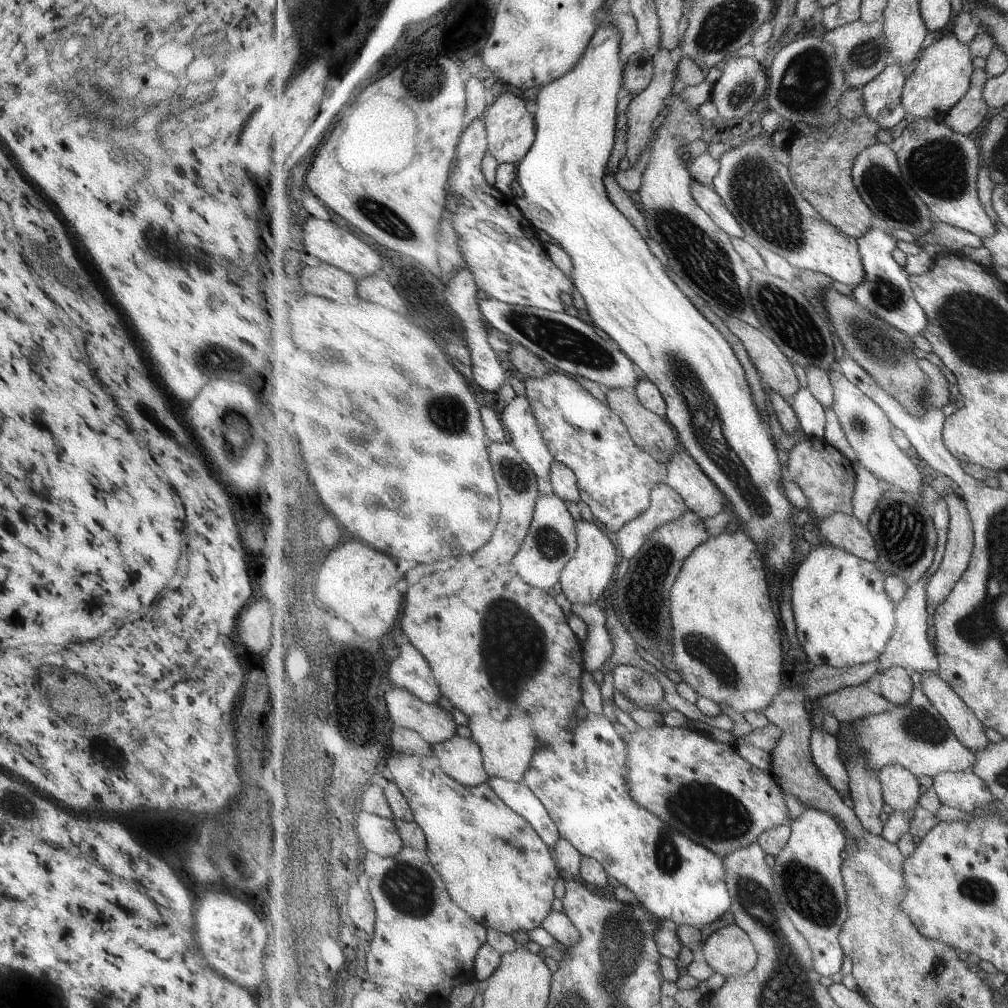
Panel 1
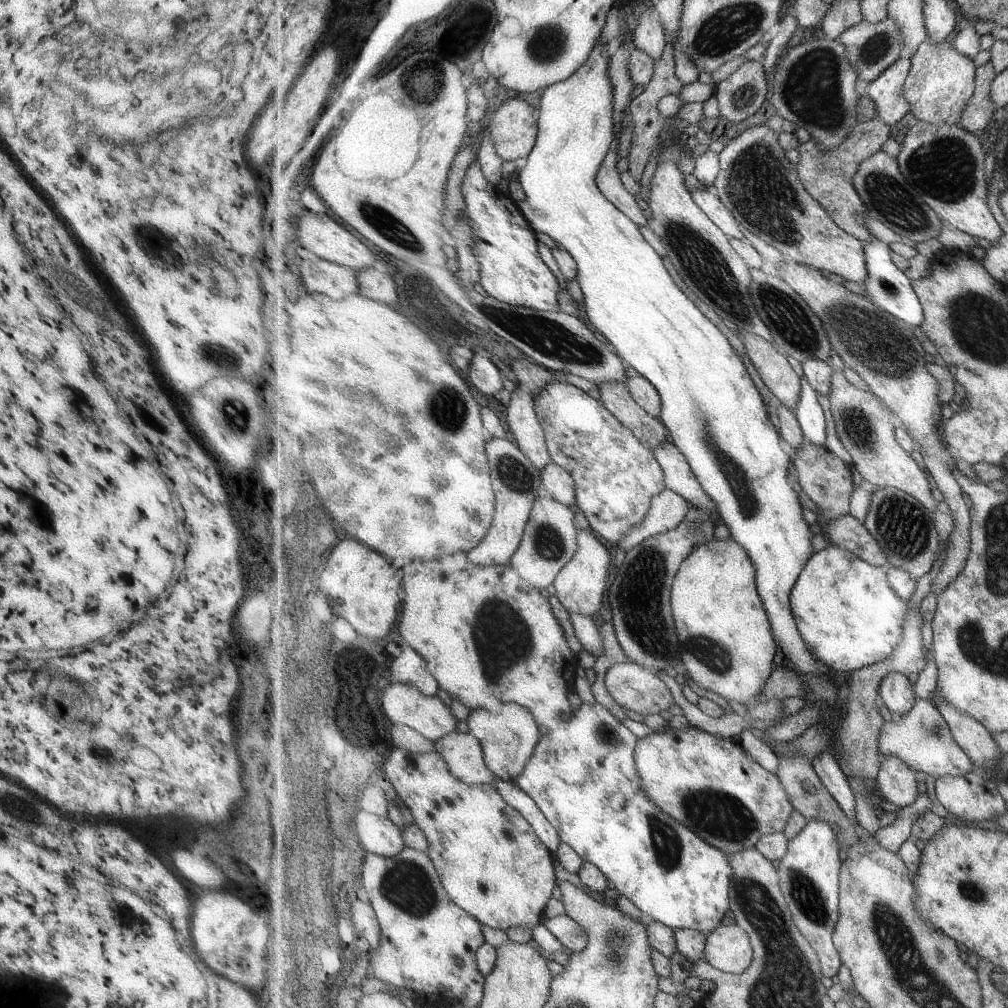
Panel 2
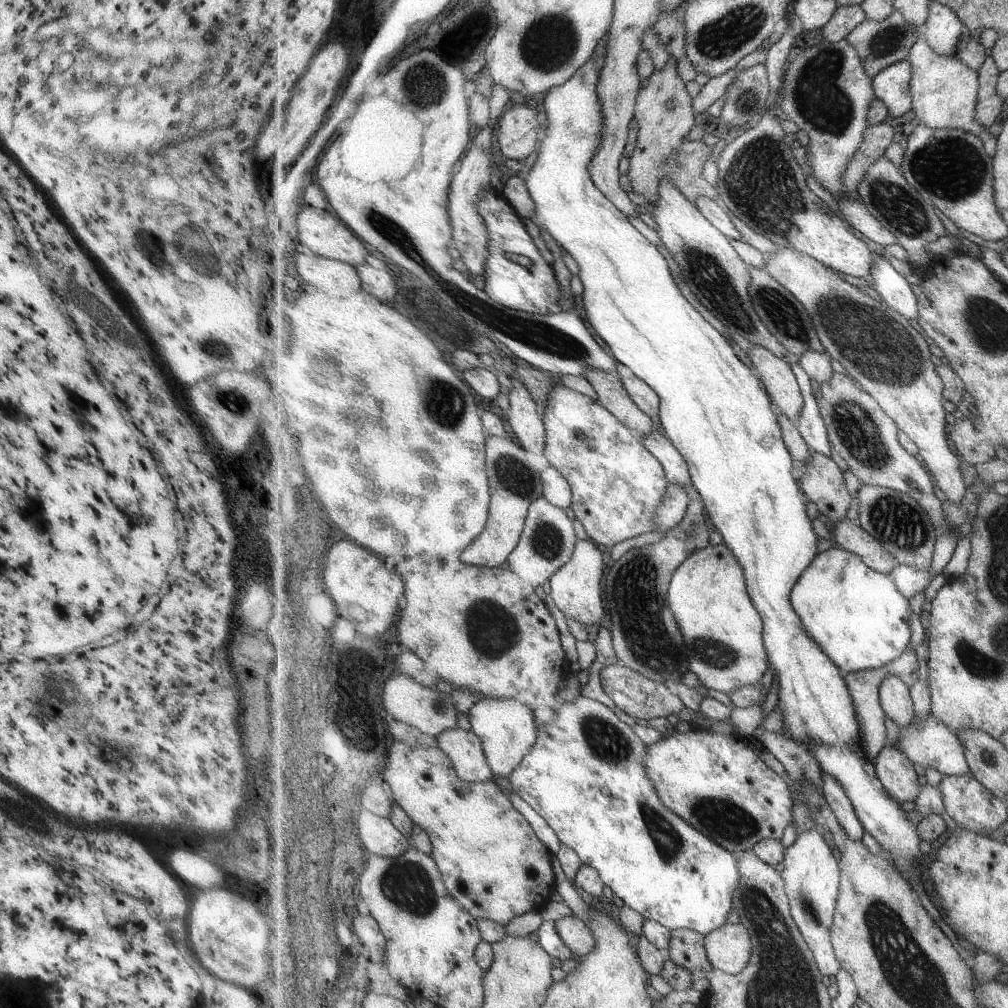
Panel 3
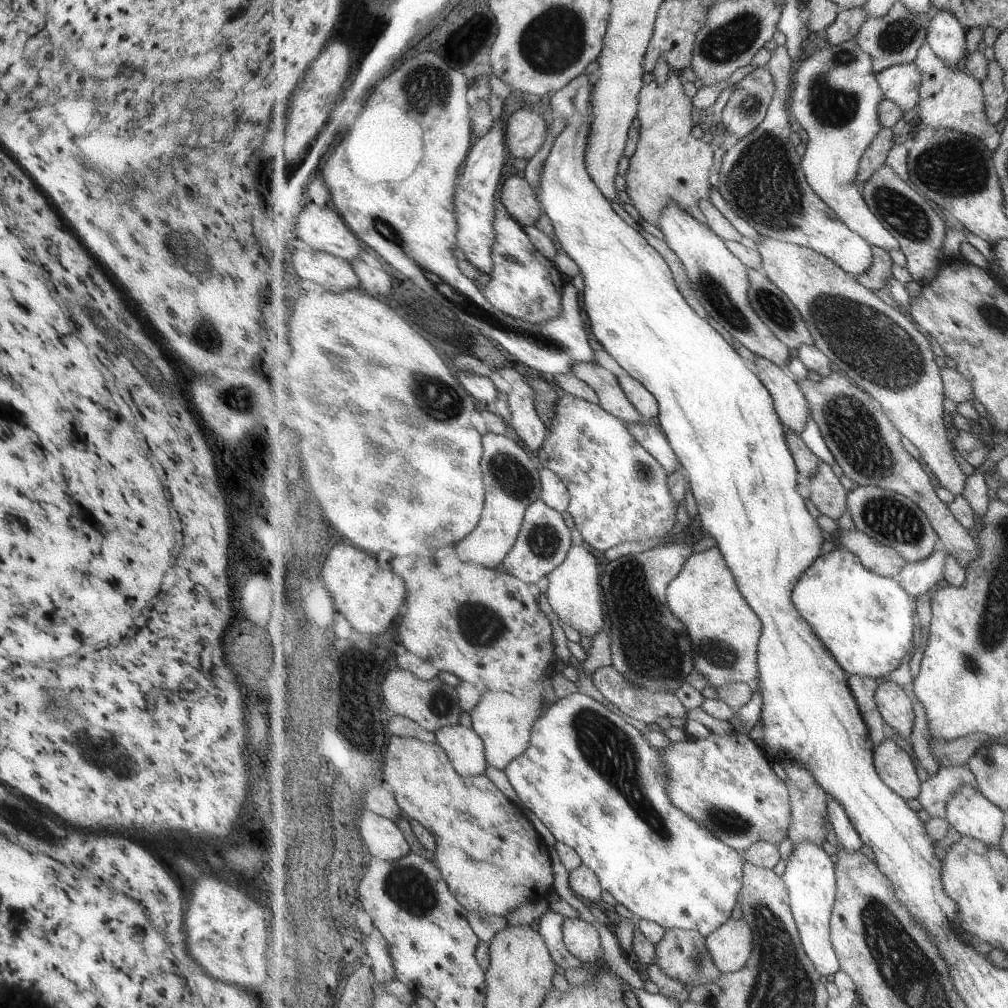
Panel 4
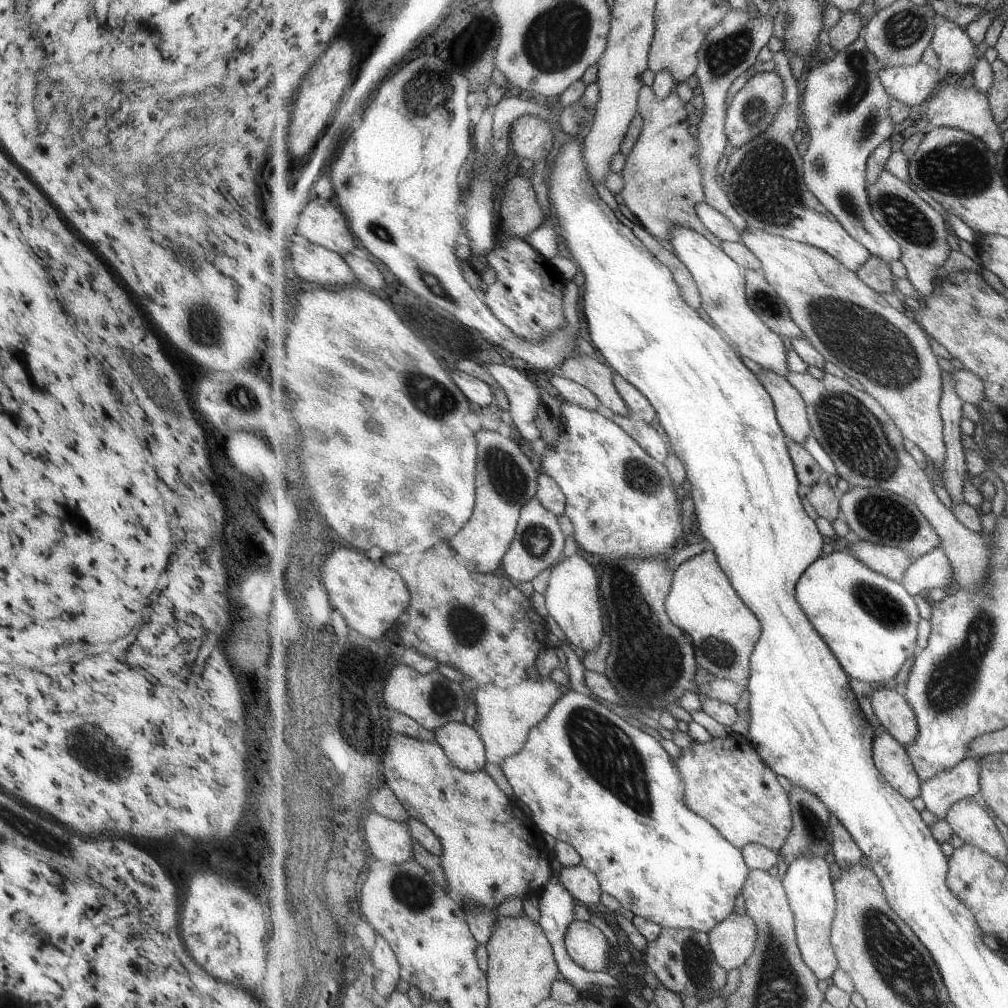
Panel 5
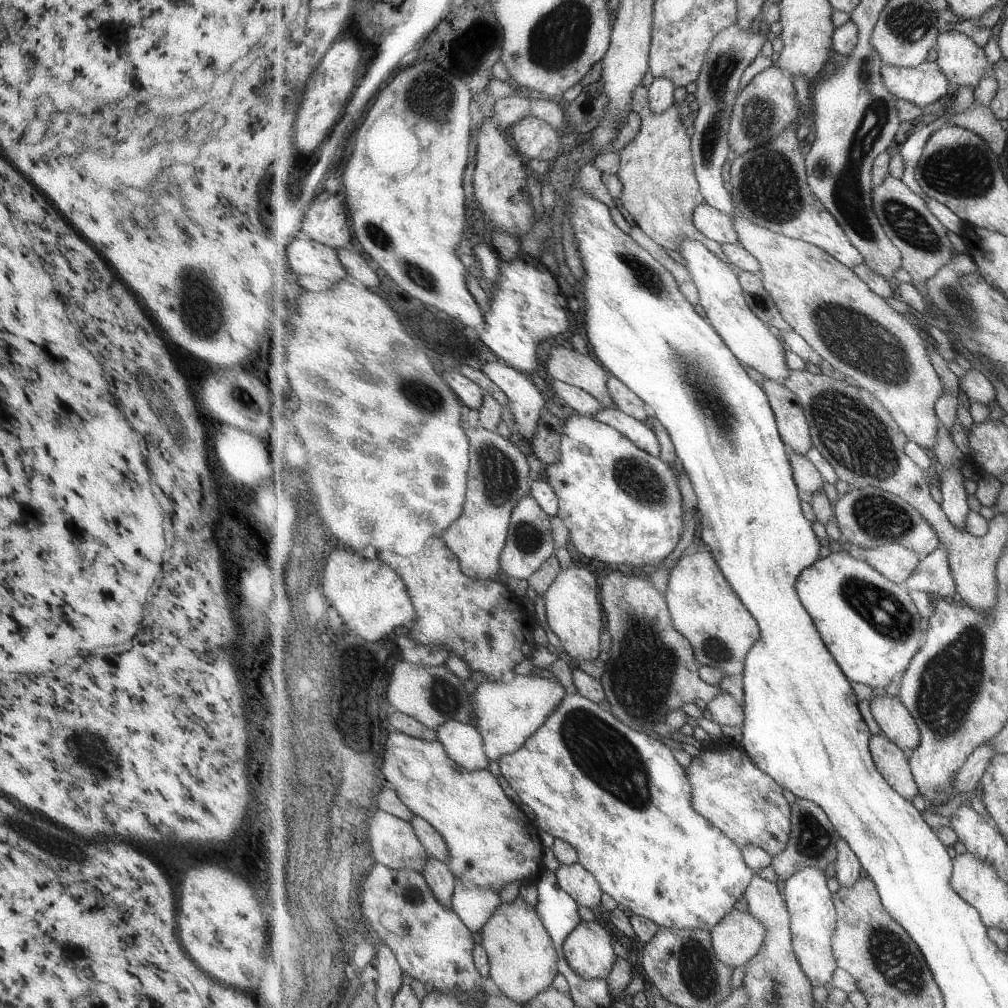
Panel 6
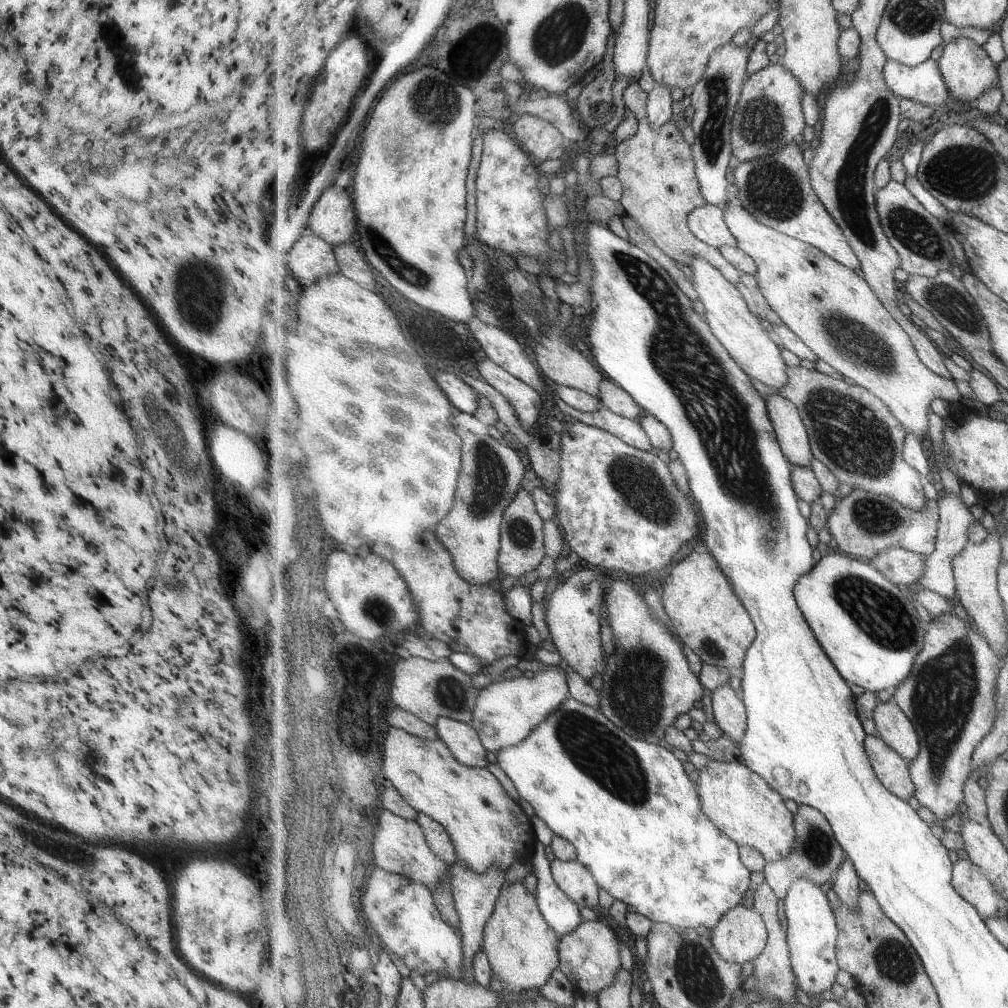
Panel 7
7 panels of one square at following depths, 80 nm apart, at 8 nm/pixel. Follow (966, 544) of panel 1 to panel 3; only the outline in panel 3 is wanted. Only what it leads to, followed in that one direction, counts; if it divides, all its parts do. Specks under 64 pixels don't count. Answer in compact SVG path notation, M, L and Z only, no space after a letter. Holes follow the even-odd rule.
M776 246L775 254L769 258L769 272L787 290L790 290L808 308L814 327L831 358L837 360L853 379L879 402L885 412L895 420L901 431L908 434L920 448L924 464L932 473L936 486L943 490L948 500L961 503L968 491L967 479L961 472L961 458L952 449L949 432L946 429L944 392L946 384L937 367L933 364L933 348L929 348L929 336L921 332L913 320L906 319L900 312L891 308L885 301L874 300L849 284L839 271L829 268L810 254L793 247Z

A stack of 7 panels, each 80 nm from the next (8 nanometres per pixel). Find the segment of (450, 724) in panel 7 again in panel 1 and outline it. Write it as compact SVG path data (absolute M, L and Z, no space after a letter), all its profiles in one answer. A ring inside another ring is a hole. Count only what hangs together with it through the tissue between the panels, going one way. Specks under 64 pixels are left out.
M457 734L453 738L449 738L449 740L435 744L433 749L434 755L442 762L445 772L448 772L449 776L452 776L465 786L474 787L487 783L491 778L484 767L484 756L480 744L477 744L473 737L465 738Z

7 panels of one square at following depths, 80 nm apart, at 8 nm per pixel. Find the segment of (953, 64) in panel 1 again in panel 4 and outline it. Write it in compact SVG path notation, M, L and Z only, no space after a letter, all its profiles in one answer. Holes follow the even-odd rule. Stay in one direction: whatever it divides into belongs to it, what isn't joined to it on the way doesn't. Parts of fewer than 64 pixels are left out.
M927 42L920 48L915 64L924 72L920 84L920 103L918 104L921 125L936 129L955 129L973 134L995 152L1001 144L999 130L988 119L986 113L986 96L982 82L977 80L962 66L947 65Z

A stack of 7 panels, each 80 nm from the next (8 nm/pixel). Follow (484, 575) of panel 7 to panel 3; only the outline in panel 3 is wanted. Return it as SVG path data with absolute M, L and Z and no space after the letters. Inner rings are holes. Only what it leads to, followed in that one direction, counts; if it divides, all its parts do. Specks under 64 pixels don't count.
M491 435L486 440L486 457L493 492L488 522L485 525L484 531L477 536L473 541L473 544L469 544L469 548L461 554L460 558L463 562L469 563L470 565L497 567L508 562L509 555L512 554L520 543L520 538L524 531L531 503L544 496L544 480L542 472L537 470L535 462L533 462L533 458L537 458L537 456L535 456L535 452L528 451L523 448L519 442L513 442L511 438Z

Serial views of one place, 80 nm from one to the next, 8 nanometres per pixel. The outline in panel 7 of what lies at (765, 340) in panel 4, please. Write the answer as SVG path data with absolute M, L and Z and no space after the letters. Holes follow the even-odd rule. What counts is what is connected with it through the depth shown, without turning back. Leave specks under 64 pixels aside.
M693 257L691 269L693 284L704 305L705 318L717 338L751 378L756 378L772 389L783 389L789 381L788 365L784 360L783 347L777 346L769 338L768 329L763 326L760 318L751 312L748 302L741 295L738 286L704 257Z

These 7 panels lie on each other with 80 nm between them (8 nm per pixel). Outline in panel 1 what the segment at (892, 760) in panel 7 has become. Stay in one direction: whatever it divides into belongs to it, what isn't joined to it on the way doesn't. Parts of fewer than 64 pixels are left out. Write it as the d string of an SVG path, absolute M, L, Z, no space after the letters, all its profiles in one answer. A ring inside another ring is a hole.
M888 764L879 772L884 801L895 811L905 812L919 806L921 786L914 772L902 764Z

